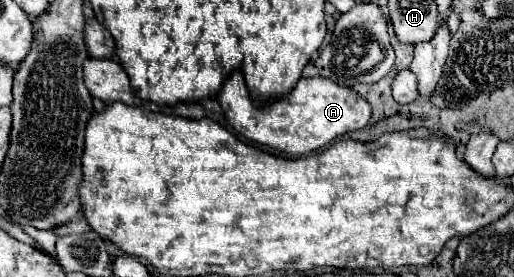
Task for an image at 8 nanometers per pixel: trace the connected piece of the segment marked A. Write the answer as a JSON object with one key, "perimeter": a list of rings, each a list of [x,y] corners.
{"perimeter":[[[234,71],[224,81],[224,87],[216,99],[222,105],[228,117],[228,123],[238,133],[242,133],[254,143],[260,143],[290,155],[312,153],[316,149],[330,145],[336,137],[364,129],[372,115],[368,101],[362,99],[352,87],[342,87],[324,77],[300,79],[298,85],[286,95],[286,99],[282,97],[282,99],[276,99],[274,103],[268,103],[266,107],[254,107],[242,73]]]}

